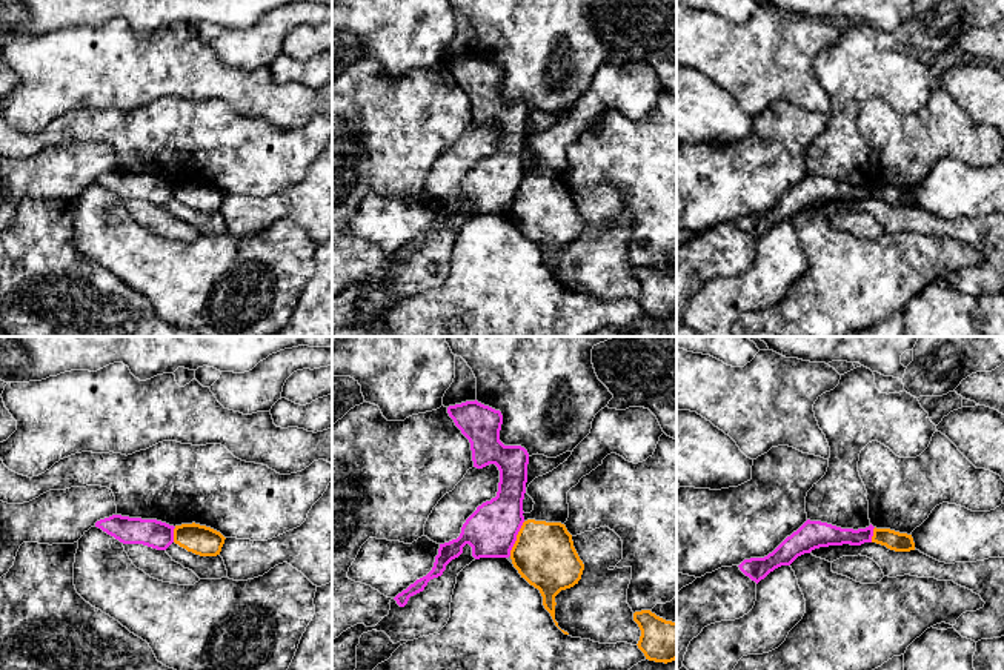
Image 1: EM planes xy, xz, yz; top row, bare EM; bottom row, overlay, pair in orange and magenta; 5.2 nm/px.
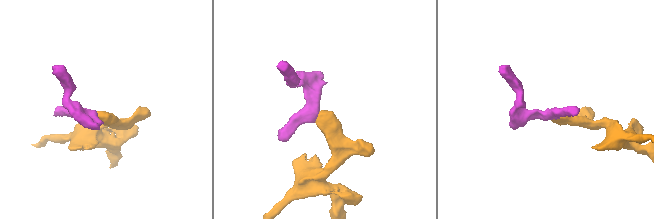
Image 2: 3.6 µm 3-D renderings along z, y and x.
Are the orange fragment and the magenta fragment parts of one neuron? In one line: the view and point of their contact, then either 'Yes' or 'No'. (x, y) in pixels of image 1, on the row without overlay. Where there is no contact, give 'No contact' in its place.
Touches orange at xz (517, 194). No

